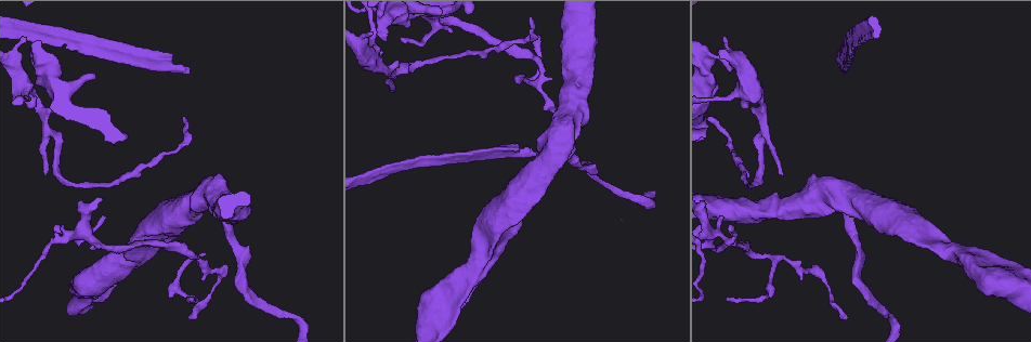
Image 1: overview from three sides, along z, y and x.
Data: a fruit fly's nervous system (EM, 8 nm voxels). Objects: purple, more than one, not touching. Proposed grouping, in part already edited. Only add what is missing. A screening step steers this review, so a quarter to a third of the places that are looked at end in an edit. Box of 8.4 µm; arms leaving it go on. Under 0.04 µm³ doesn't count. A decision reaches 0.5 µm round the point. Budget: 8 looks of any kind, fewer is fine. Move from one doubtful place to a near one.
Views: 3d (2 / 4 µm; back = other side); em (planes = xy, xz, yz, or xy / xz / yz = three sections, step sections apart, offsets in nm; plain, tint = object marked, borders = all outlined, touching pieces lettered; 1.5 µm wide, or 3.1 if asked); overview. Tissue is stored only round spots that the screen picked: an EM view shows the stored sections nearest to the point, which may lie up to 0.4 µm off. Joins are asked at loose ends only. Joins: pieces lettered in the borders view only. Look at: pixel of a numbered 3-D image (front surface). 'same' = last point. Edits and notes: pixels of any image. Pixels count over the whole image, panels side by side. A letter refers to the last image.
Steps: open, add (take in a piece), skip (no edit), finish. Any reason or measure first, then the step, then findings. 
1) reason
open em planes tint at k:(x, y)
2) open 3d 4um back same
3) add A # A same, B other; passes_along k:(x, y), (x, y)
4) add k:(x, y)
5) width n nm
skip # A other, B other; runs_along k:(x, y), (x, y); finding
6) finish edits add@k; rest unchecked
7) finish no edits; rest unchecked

tapers out
open em xz step 4 borders at 1:(44, 172)

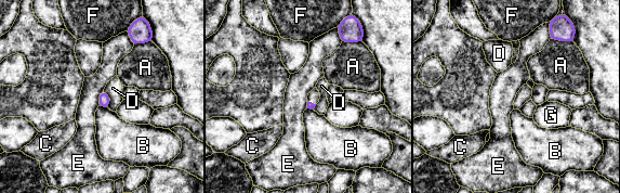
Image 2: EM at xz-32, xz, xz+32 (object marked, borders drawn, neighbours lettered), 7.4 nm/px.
another direction
open em planes borders same

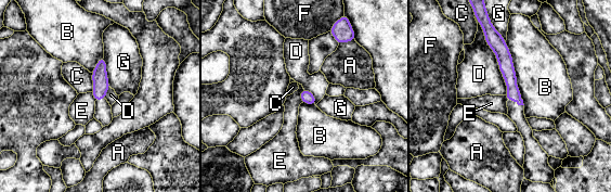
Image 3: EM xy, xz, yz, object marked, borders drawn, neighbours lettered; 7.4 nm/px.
skip # A other, B other, C other, D other, E other, F other, G other; border 3:(303, 89), (300, 93), (301, 102); no lettered piece goes on from it

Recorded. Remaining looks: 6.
thin end
open 3d 2um at 1:(54, 224)

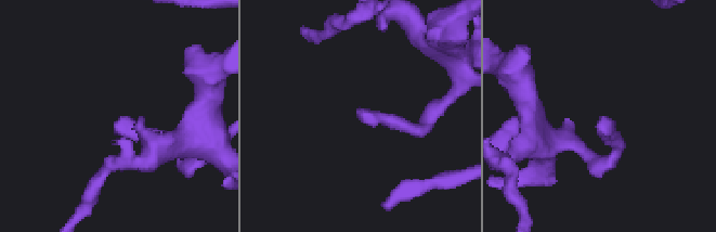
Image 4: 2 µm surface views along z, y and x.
open em yz step 8 borders at 4:(121, 118)

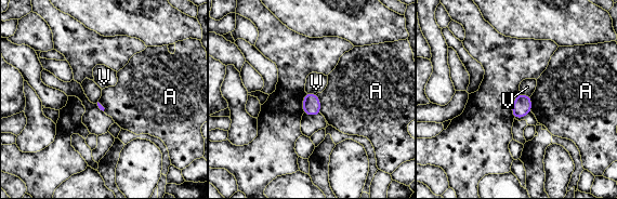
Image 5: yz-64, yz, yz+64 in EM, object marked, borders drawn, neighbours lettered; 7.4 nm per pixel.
skip # A other, V other; border 5:(306, 92), (315, 94); none of them fits

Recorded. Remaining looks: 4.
branch stops here
open 3d 4um at 1:(26, 37)

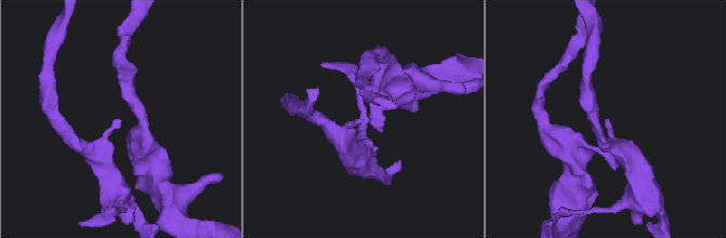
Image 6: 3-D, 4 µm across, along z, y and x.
open em yz step 8 tint at 6:(606, 123)

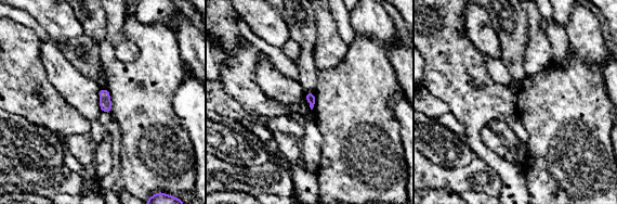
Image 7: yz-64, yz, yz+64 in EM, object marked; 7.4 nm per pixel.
what lies round it
open em yz step 8 borders same

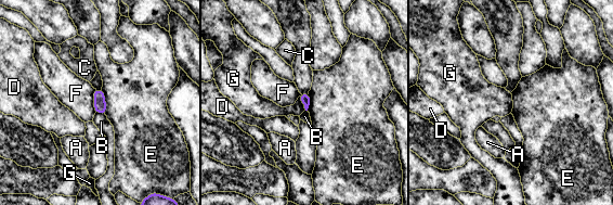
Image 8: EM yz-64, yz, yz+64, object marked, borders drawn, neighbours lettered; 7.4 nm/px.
skip # A other, B other, C other, D other, E other, F other, G other; border 8:(95, 89), (93, 92), (94, 112); no lettered piece goes on from it

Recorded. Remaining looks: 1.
finish no edits; rest unchecked

